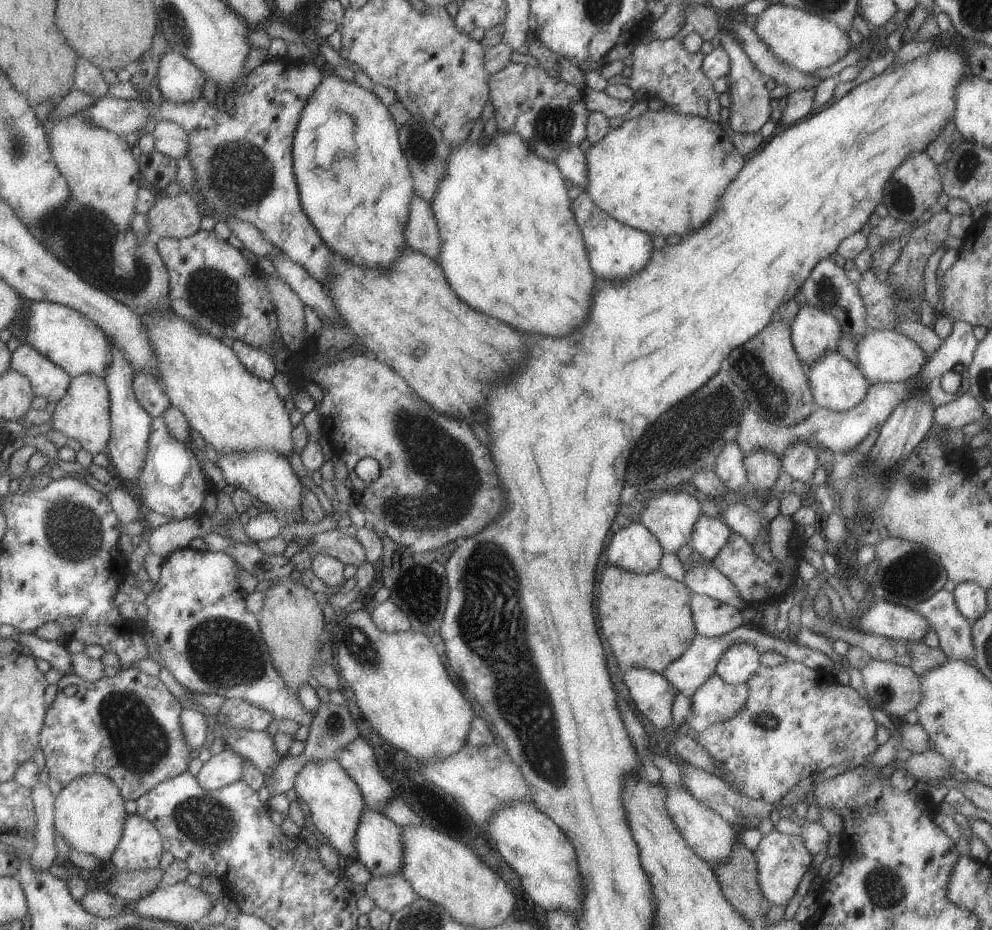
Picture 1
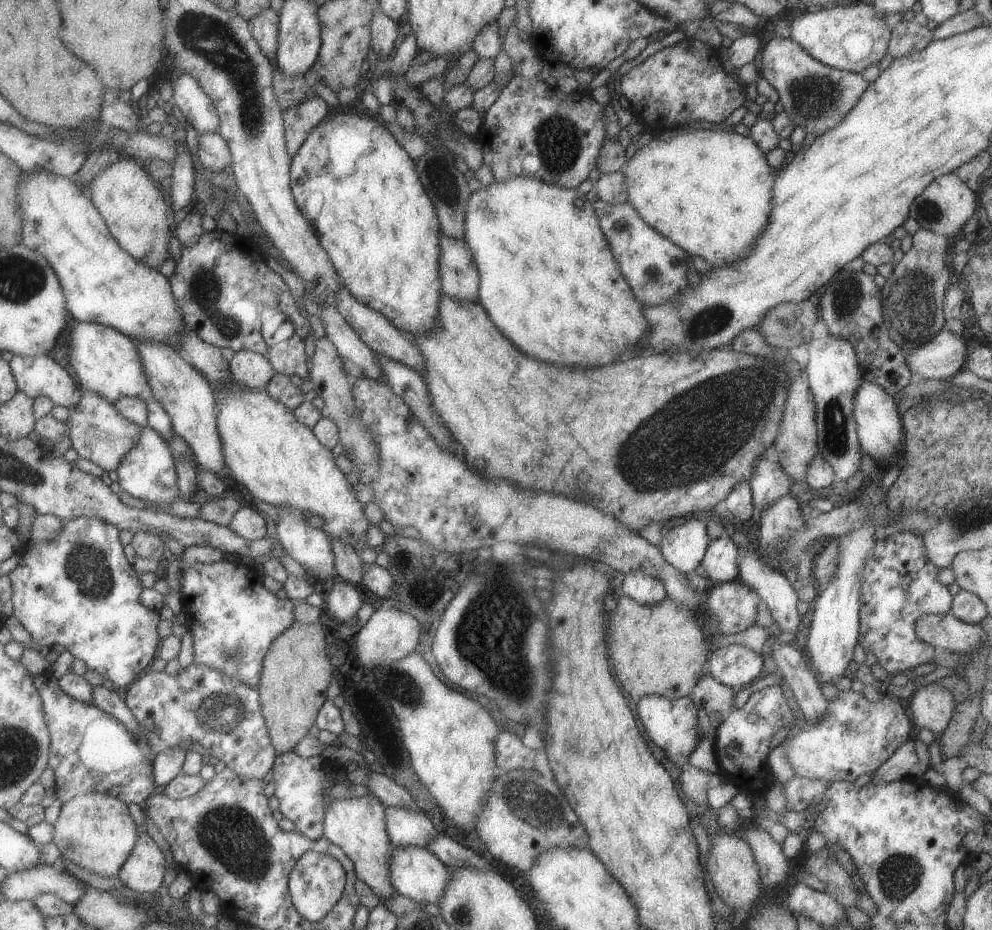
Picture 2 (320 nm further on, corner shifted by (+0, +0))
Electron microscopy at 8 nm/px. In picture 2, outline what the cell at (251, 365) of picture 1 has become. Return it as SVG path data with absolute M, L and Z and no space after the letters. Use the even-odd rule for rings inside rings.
M252 351L234 352L228 368L232 378L241 385L253 389L264 389L275 376L271 364Z

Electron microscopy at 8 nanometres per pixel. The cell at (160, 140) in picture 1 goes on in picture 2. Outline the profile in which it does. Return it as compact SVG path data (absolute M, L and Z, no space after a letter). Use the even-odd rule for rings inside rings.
M201 132L197 134L197 158L202 166L215 173L228 173L231 156L225 140L217 132Z

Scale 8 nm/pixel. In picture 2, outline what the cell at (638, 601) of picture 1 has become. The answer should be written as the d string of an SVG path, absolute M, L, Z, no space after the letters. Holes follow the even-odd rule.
M617 594L619 606L615 608L609 624L604 628L608 658L613 664L613 674L615 674L617 682L621 684L621 688L635 703L641 696L647 696L647 694L657 694L667 700L688 696L691 688L695 686L697 678L706 672L705 656L709 652L708 639L699 624L698 613L681 606L679 602L671 600L669 596L665 596L659 604L639 604L627 596L625 598L621 598L621 596L624 595Z

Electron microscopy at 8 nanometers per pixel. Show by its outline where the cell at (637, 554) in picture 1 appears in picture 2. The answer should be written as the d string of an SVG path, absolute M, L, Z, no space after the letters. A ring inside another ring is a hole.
M631 570L622 574L620 591L627 598L639 602L639 604L659 604L665 598L663 580L643 572L643 570Z

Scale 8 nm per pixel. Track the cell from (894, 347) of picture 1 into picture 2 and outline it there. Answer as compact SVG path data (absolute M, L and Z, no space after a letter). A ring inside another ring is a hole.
M942 329L925 344L905 352L905 366L915 379L948 380L963 370L967 349L964 336L953 336Z

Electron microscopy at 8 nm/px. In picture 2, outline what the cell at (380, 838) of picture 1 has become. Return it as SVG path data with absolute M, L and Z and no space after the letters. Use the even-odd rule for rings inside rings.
M391 846L389 852L389 882L395 892L419 904L439 904L439 896L449 880L449 869L445 867L429 850L415 846Z

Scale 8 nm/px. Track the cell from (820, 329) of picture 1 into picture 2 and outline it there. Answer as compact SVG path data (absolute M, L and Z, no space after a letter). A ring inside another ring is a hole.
M828 333L823 338L811 340L808 345L804 374L815 402L816 446L820 456L831 466L836 479L845 481L860 470L862 449L857 440L853 404L862 373L847 340Z

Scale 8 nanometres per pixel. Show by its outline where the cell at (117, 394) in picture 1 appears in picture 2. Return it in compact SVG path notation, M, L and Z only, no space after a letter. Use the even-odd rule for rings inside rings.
M148 425L140 427L139 438L135 446L123 456L117 466L117 483L119 487L132 497L146 502L169 504L179 498L175 474L174 457L169 446L155 430Z

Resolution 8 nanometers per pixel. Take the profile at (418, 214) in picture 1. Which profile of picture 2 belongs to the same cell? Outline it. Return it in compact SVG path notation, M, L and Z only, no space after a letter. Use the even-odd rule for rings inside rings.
M439 234L437 272L442 294L465 302L477 301L479 276L467 244L462 239Z

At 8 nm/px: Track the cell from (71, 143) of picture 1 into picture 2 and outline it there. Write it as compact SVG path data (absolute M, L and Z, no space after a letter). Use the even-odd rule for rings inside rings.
M119 156L116 162L103 168L103 172L99 172L86 186L91 196L90 202L121 250L145 264L145 267L159 271L163 260L169 258L167 242L174 236L174 211L163 200L157 184L143 171L141 163Z

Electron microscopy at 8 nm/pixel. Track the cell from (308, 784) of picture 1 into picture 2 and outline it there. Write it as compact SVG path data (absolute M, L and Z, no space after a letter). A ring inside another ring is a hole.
M373 794L361 797L333 799L329 797L323 810L323 837L335 844L351 860L355 877L367 884L380 903L397 895L389 882L389 852L391 844L385 832L384 807Z

